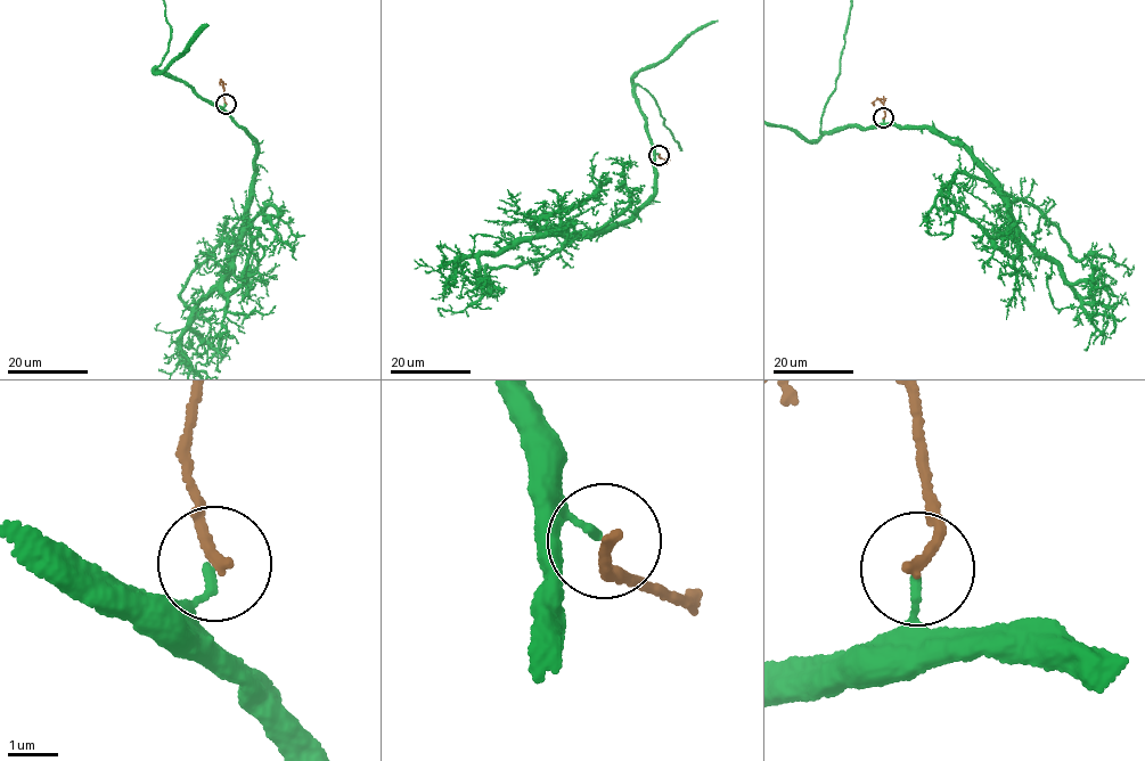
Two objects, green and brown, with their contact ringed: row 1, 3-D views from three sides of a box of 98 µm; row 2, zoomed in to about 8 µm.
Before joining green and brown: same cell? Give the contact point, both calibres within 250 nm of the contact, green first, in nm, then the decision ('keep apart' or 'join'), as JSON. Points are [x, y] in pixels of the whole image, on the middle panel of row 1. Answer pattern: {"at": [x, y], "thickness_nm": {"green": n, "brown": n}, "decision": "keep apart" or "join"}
{"at": [659, 155], "thickness_nm": {"green": 140, "brown": 220}, "decision": "keep apart"}

